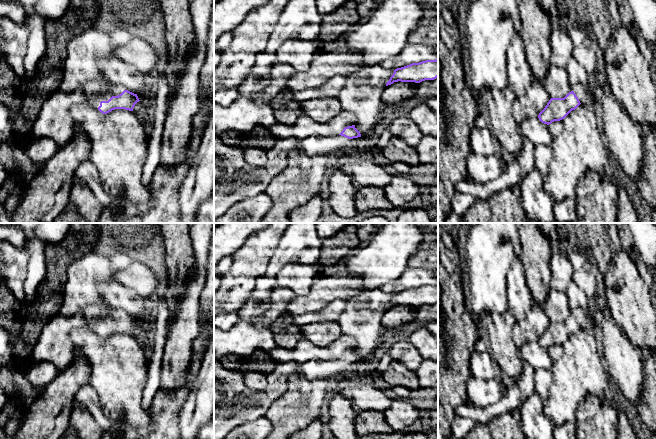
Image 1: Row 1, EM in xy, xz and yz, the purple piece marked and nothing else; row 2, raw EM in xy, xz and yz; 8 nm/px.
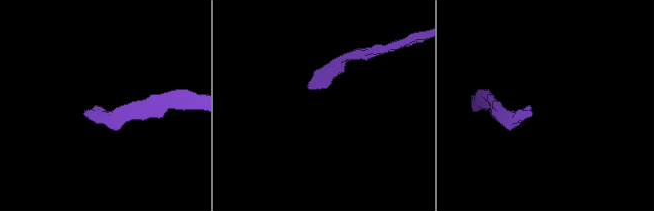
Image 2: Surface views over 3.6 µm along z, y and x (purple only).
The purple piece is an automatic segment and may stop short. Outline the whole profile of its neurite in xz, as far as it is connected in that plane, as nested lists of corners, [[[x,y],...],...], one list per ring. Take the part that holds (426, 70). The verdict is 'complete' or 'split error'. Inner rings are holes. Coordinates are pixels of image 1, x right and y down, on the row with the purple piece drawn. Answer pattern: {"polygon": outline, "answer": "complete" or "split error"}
{"polygon": [[[438,59],[426,60],[395,69],[386,86],[398,81],[420,83],[425,80],[434,80],[437,77]]], "answer": "complete"}

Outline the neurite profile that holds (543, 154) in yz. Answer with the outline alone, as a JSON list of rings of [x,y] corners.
[[[542,144],[534,146],[534,156],[535,168],[543,175],[547,175],[549,172],[549,165],[553,157],[552,147]]]

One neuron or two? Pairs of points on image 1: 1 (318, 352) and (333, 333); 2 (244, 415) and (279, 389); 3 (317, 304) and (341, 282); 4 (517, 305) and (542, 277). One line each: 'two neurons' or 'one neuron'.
1: two neurons
2: one neuron
3: one neuron
4: two neurons

